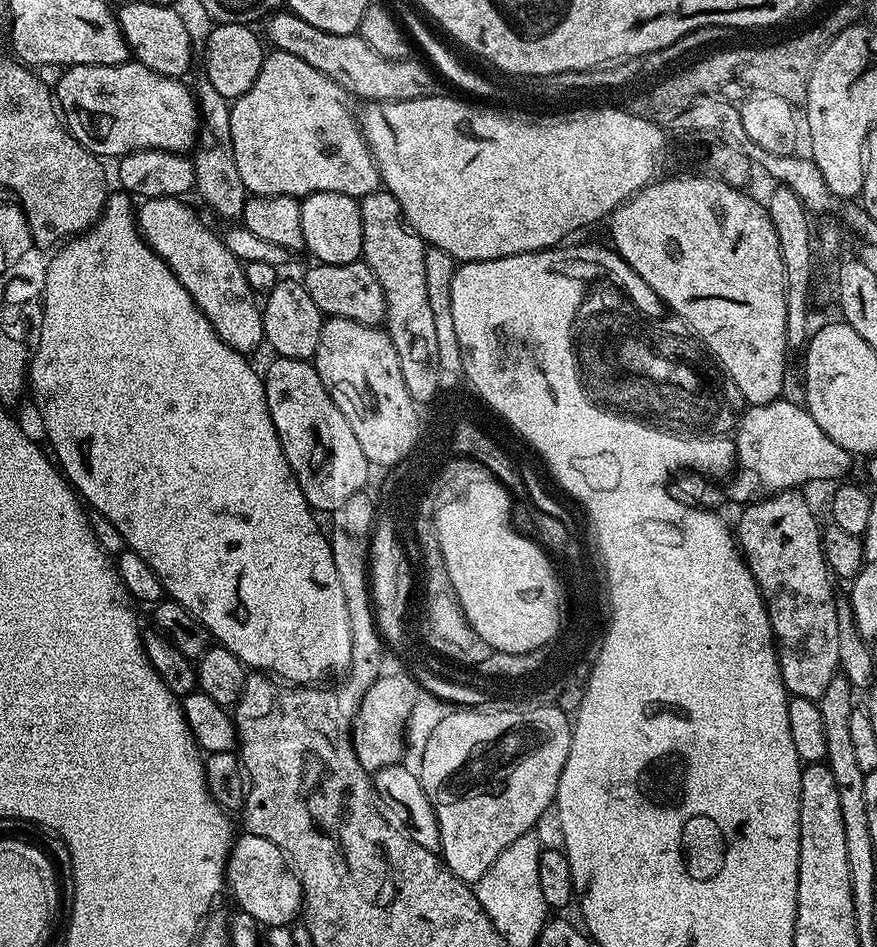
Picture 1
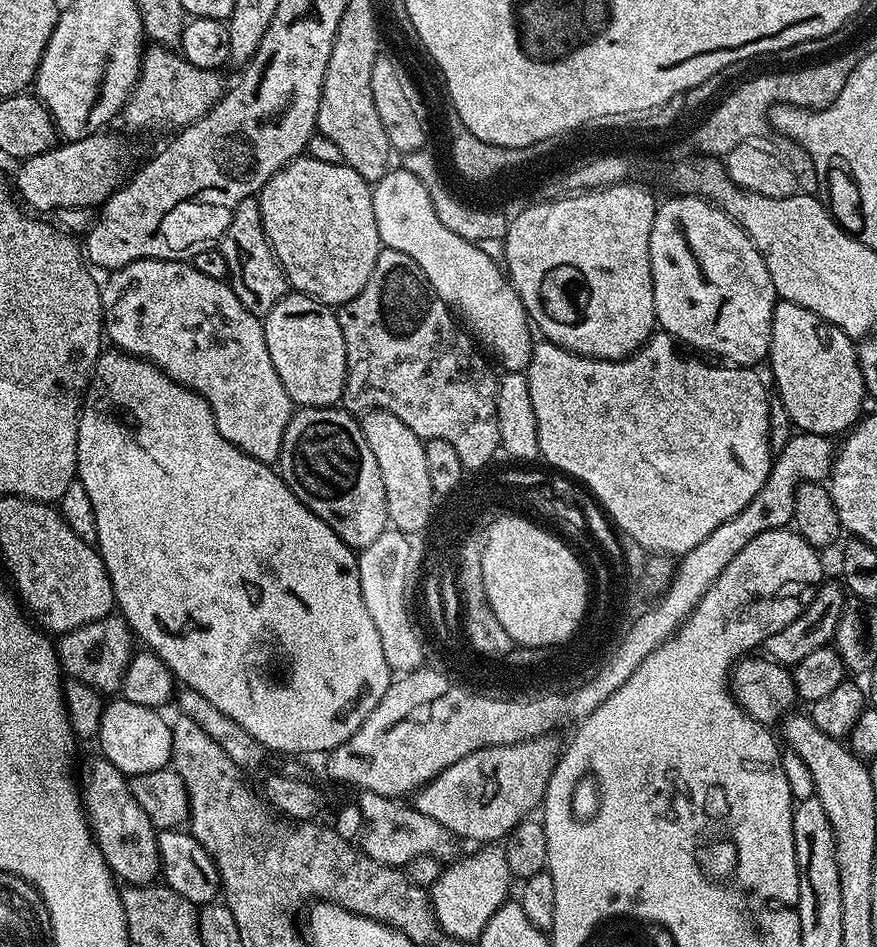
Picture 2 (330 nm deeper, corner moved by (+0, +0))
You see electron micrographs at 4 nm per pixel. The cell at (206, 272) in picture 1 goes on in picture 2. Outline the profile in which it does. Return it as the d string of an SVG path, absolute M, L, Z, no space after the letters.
M146 258L138 262L130 262L126 266L109 271L108 281L103 281L100 290L100 301L102 302L102 314L104 315L104 330L107 339L112 339L111 347L121 352L128 353L129 356L139 356L141 360L148 360L151 364L161 368L172 380L177 380L179 384L185 384L193 392L198 393L210 406L214 422L228 442L238 446L250 458L254 458L263 464L275 465L280 458L282 450L282 438L286 426L290 422L294 405L290 394L286 394L286 386L282 386L282 378L278 378L278 370L274 370L274 362L270 362L270 350L266 350L266 334L261 317L255 316L242 302L238 302L238 294L234 294L231 283L223 280L209 278L202 274L194 265L186 260L159 260L158 258Z

